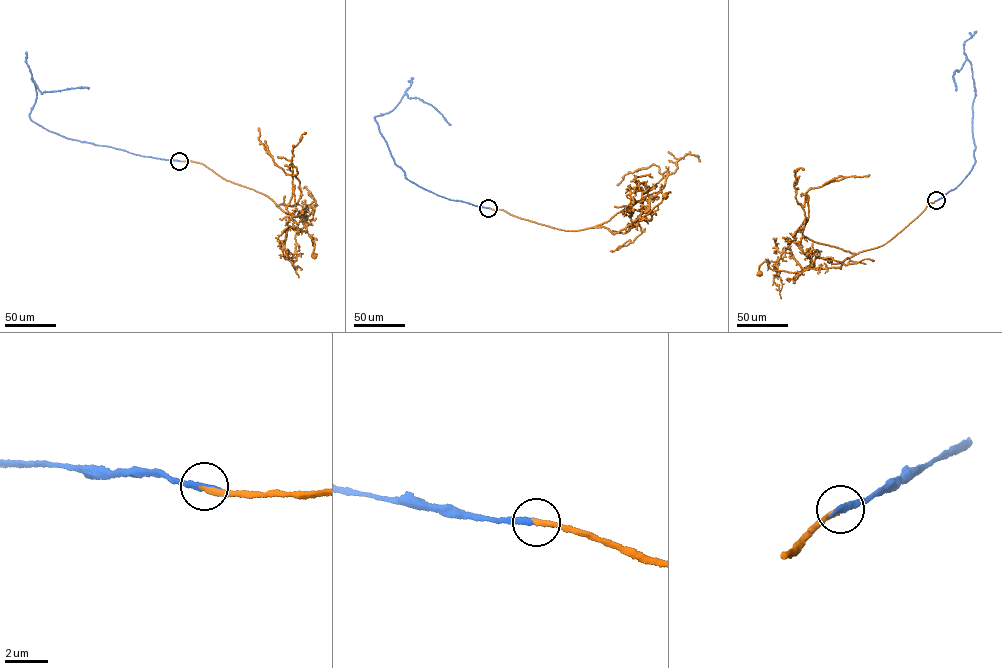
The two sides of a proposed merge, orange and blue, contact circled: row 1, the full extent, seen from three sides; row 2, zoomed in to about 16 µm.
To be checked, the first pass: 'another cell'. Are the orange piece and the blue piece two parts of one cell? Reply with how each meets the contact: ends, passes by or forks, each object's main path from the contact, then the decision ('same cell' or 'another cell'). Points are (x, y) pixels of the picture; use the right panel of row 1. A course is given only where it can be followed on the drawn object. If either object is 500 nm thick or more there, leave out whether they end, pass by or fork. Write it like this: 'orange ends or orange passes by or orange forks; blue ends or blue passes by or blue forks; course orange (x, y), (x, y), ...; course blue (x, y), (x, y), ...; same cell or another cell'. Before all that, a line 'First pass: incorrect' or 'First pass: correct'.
First pass: incorrect
orange ends; blue ends; course orange (936, 200), (887, 243), (846, 259), (840, 268), (794, 273), (770, 269), (765, 261), (759, 266), (759, 273); course blue (936, 200), (962, 182), (975, 161), (972, 129), (975, 89), (971, 64), (967, 59), (952, 76), (956, 90); same cell

